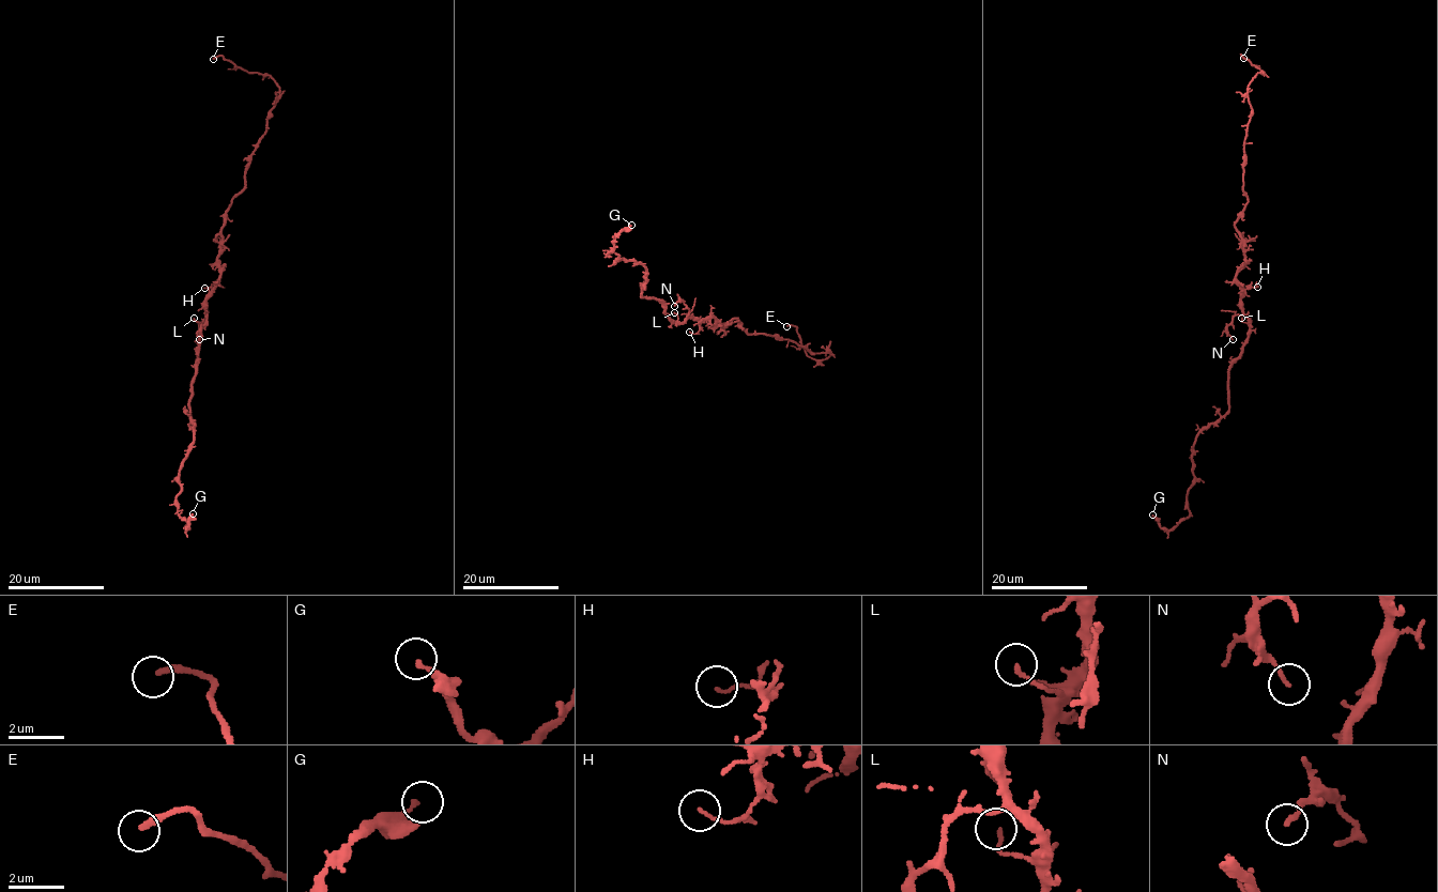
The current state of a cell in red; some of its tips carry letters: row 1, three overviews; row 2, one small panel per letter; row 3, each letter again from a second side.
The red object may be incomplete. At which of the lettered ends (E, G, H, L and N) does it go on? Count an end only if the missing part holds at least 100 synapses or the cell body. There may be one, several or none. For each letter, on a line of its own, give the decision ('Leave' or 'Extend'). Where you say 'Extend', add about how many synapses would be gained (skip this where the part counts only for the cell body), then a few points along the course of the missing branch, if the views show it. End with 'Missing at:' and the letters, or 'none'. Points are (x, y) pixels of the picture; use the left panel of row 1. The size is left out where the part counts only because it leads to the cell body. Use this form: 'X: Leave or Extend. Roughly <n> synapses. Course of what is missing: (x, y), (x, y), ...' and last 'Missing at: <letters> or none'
E: Extend. Course of what is missing: (213, 59), (200, 46), (184, 63), (167, 74), (148, 75), (139, 73), (135, 67)
G: Leave
H: Leave
L: Leave
N: Leave
Missing at: E

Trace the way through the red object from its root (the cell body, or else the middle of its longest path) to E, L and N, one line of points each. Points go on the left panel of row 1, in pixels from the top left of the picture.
E: (215, 288), (227, 209), (245, 186), (248, 157), (278, 88), (268, 75), (213, 59)
L: (215, 288), (207, 301), (204, 321), (199, 323), (194, 318)
N: (215, 288), (207, 301), (207, 316), (199, 339)

